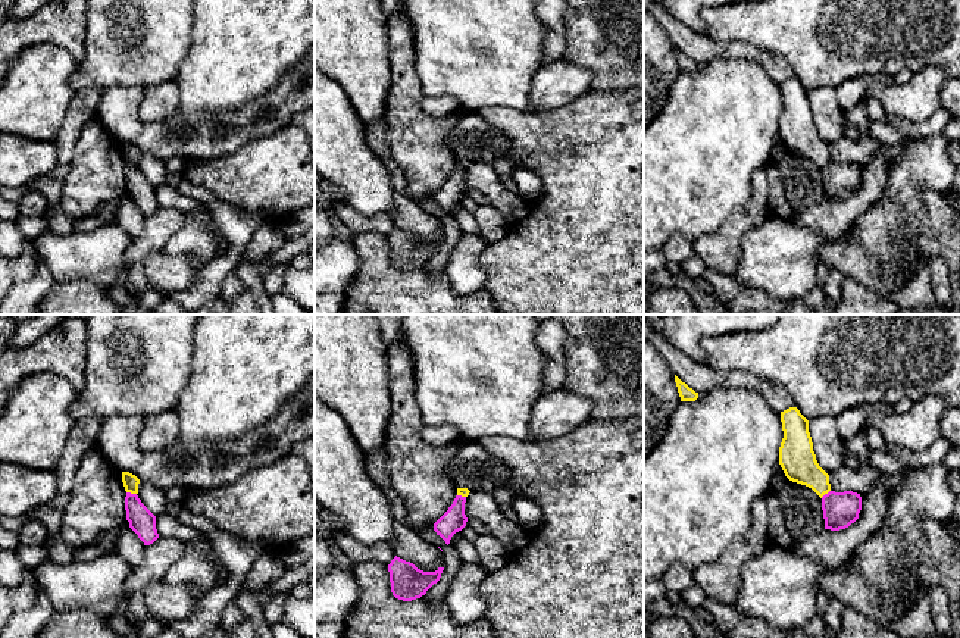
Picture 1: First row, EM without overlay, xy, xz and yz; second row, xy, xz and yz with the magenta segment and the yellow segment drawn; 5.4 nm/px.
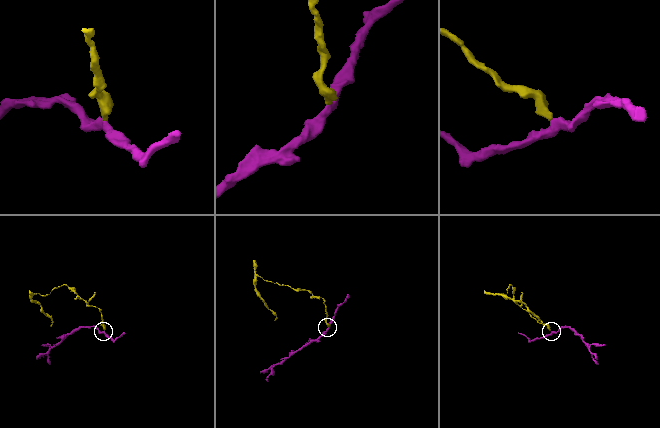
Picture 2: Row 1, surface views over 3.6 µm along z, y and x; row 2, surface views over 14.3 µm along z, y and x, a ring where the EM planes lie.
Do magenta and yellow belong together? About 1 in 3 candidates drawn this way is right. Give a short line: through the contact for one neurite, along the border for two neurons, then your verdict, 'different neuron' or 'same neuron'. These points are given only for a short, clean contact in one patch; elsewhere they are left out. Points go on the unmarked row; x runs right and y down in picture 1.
xy (127, 162), (135, 165) | different neuron

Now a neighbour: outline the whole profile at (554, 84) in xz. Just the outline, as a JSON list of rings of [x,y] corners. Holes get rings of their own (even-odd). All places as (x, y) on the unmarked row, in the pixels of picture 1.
[[[565,57],[542,65],[534,75],[528,112],[538,113],[560,107],[591,90],[592,72]]]

